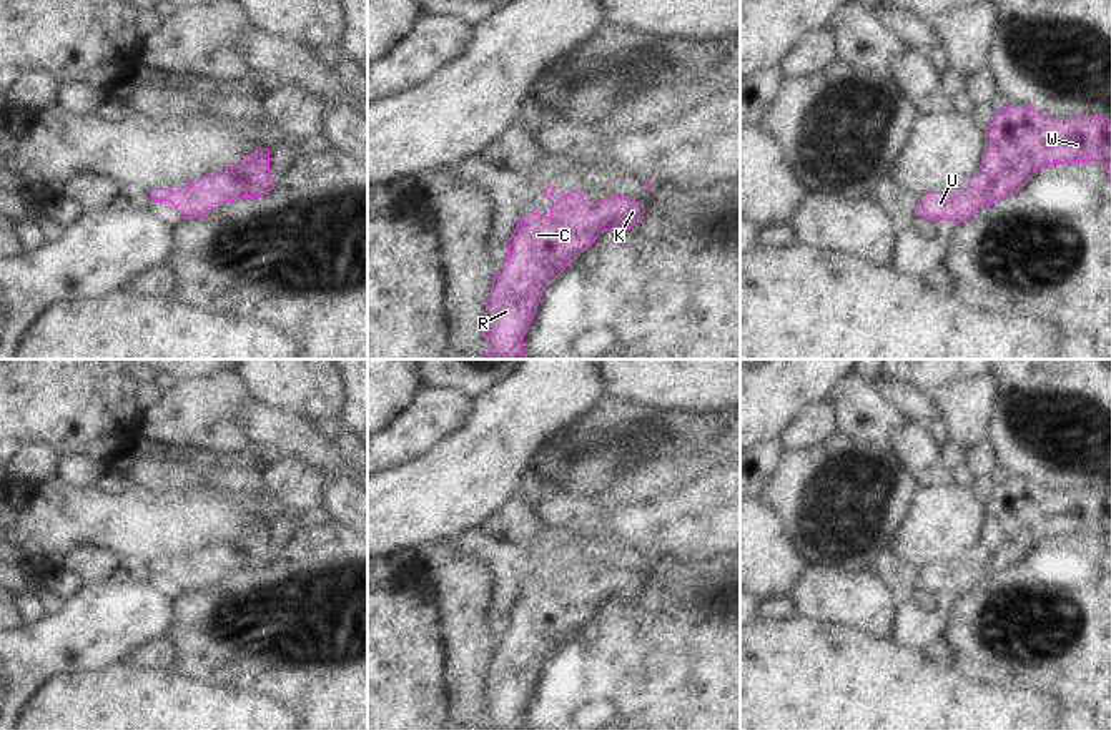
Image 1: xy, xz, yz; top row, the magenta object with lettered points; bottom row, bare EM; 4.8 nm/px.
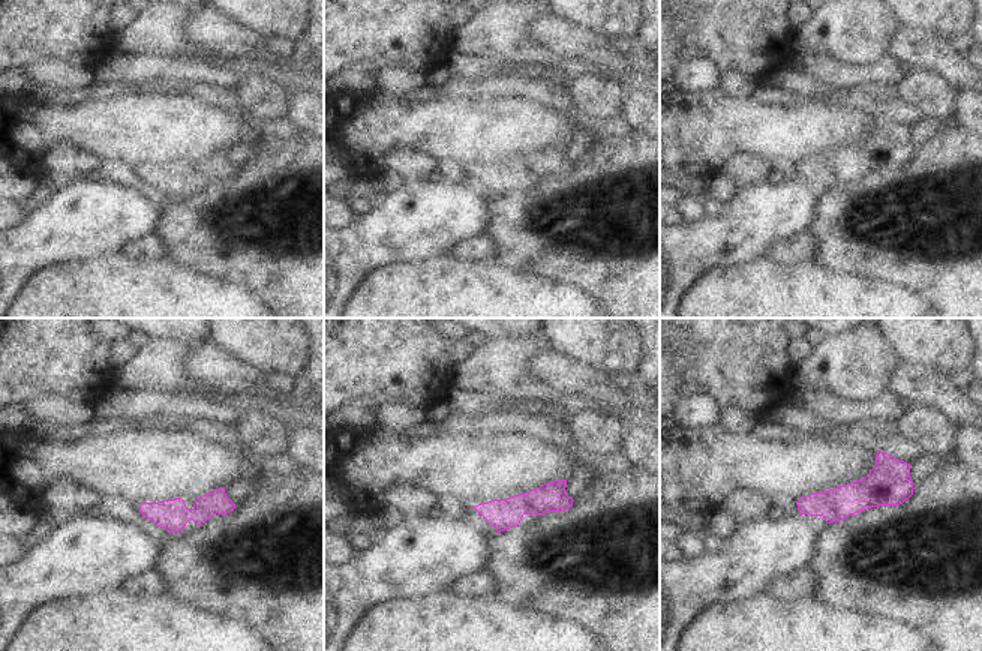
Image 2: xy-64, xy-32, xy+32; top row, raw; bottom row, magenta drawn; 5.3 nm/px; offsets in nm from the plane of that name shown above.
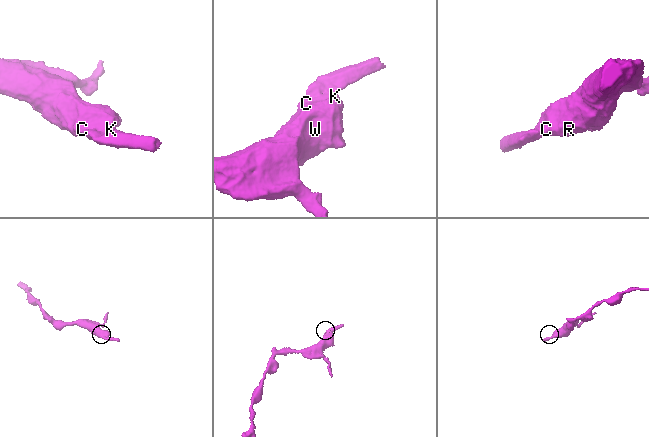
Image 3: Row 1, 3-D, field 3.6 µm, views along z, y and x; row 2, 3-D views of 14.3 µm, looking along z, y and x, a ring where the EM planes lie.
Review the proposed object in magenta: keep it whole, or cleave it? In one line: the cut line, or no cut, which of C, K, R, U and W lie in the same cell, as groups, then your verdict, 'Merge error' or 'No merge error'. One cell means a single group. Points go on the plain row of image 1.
No split. Groups: C K R U W. No merge error.

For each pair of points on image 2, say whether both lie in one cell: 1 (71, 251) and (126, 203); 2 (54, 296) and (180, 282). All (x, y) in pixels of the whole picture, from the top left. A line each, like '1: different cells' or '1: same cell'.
1: same cell
2: same cell

